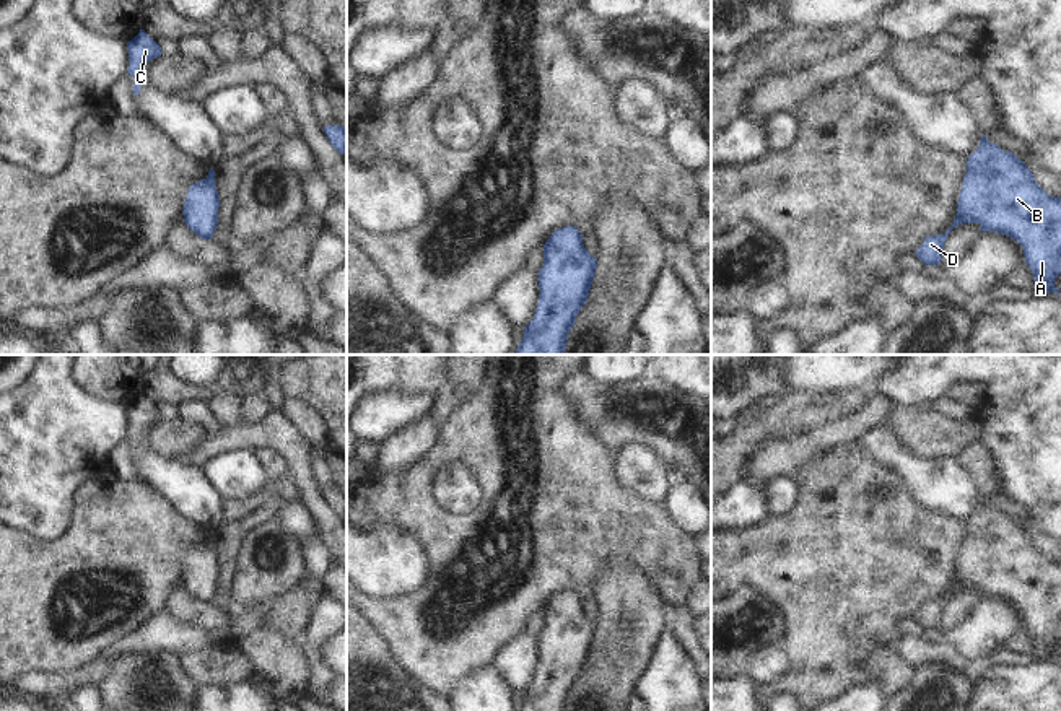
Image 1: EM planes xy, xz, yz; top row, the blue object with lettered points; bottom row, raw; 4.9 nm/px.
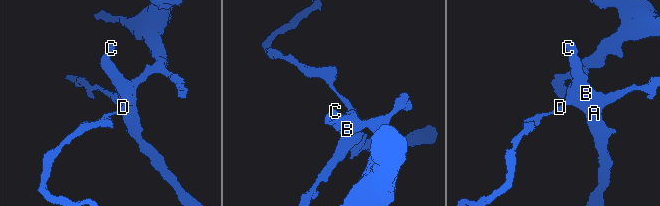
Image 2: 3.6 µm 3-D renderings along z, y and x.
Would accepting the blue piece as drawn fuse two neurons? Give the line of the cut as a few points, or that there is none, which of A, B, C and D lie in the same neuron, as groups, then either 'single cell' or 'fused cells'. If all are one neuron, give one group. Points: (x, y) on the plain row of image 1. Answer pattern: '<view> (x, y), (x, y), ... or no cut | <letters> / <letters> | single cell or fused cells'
no cut | A B C D | single cell

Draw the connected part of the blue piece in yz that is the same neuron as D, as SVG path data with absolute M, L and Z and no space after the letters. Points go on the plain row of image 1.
M983 499L980 511L967 522L967 537L952 591L937 600L926 600L915 617L924 630L939 630L949 597L963 587L978 587L981 595L1001 597L1017 605L1025 618L1025 628L1033 638L1038 657L1056 657L1056 641L1061 638L1061 563L1048 560L1032 535L1014 517L1002 516Z

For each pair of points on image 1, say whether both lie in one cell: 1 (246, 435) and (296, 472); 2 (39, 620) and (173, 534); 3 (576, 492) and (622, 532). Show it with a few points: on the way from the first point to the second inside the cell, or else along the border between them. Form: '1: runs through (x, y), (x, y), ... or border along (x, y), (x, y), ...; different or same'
1: runs through (267, 425), (287, 425), (298, 440), (298, 451); same
2: runs through (54, 581), (134, 527); same
3: runs through (588, 503), (604, 519), (611, 521); same

